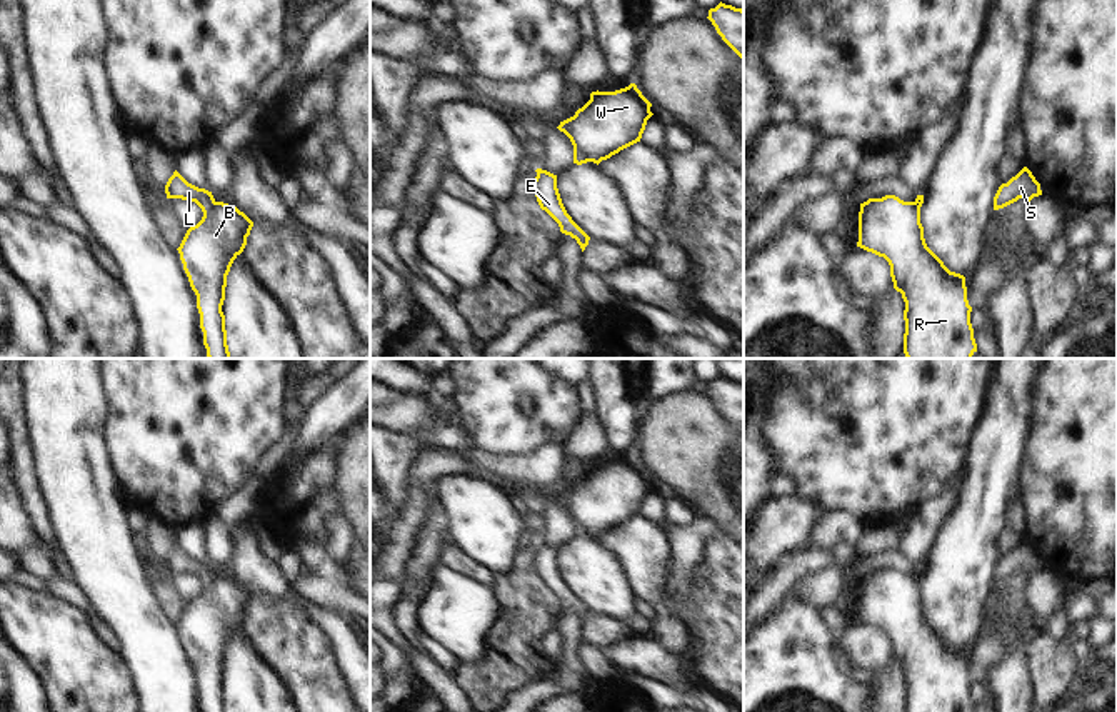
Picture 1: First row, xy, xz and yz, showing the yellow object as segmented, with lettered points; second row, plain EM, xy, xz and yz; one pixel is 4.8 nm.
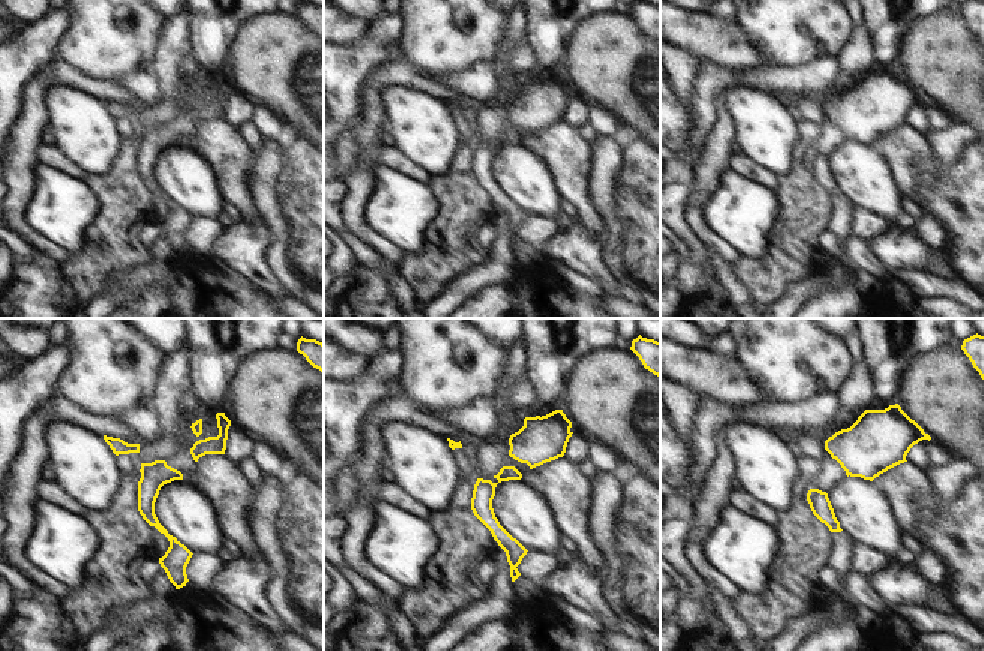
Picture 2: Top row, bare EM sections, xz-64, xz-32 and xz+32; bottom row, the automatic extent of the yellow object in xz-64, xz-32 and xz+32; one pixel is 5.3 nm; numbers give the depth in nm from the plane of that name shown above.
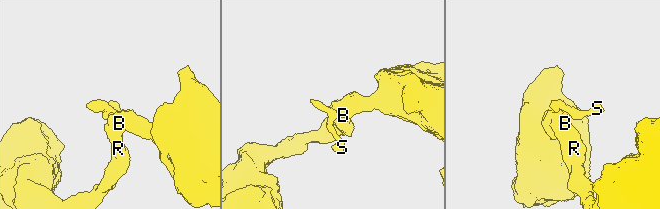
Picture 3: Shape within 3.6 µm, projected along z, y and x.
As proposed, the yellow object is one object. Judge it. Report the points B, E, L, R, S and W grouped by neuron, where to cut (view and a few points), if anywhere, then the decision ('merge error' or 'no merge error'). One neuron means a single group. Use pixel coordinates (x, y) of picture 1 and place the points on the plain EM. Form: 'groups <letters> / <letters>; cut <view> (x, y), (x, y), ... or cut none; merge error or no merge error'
groups B R W / E L S; cut xy (217, 576), (204, 587); merge error

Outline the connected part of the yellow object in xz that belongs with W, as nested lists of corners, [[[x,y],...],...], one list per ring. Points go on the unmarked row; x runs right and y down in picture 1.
[[[635,457],[615,465],[592,465],[574,490],[557,500],[589,535],[600,537],[640,515],[652,477]]]

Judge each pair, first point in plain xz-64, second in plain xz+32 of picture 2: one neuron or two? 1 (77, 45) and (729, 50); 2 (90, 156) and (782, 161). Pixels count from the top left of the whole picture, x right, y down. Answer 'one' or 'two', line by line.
1: two
2: one

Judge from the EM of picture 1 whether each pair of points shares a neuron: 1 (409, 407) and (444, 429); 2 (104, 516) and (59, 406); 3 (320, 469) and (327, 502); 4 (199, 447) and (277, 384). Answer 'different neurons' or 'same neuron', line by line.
1: same neuron
2: same neuron
3: same neuron
4: same neuron

